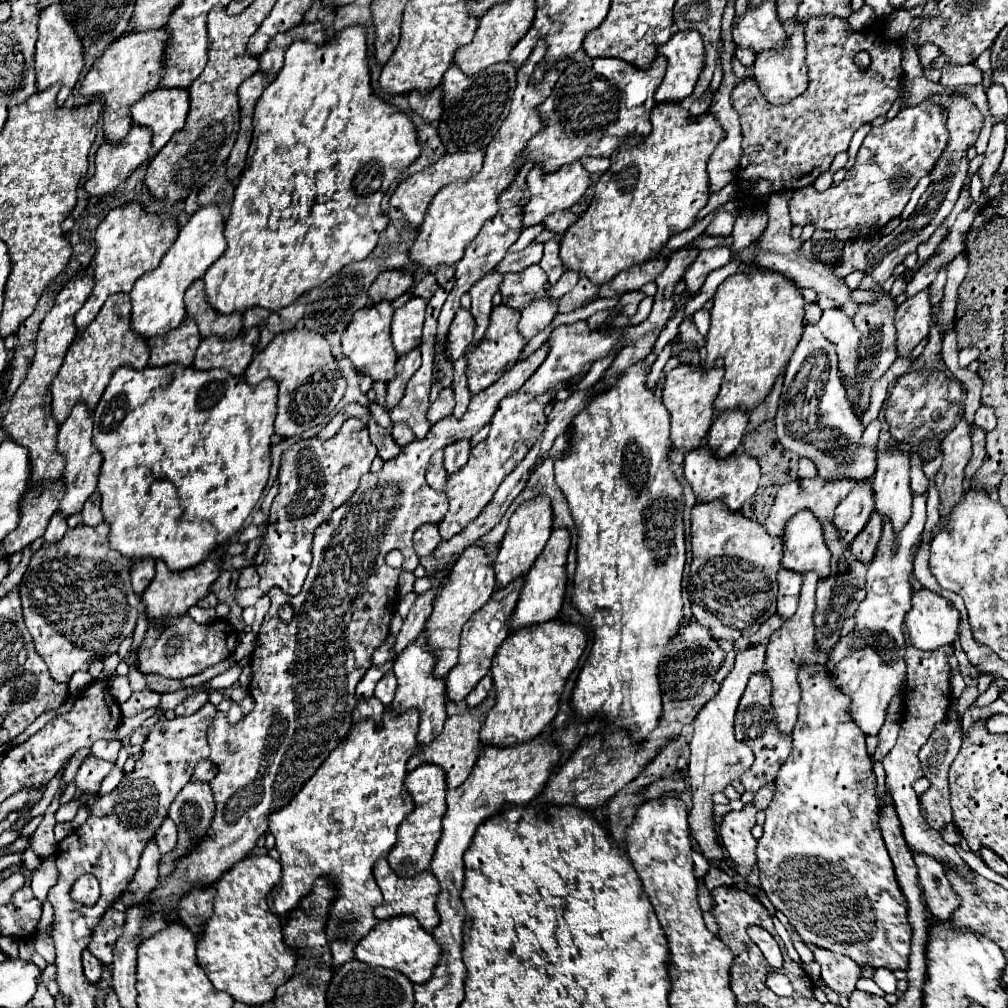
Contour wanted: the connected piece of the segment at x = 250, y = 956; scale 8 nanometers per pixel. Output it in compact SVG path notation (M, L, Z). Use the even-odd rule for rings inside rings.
M247 855L239 863L235 863L221 879L217 881L217 895L213 901L213 915L207 919L205 927L201 929L201 935L197 935L197 959L211 983L227 991L235 1001L241 1001L249 1007L257 1005L267 1005L275 989L283 985L291 975L293 975L293 965L295 965L295 955L289 947L283 943L283 933L281 933L281 921L269 911L267 905L267 893L281 881L281 865L279 861L271 859L269 855Z

